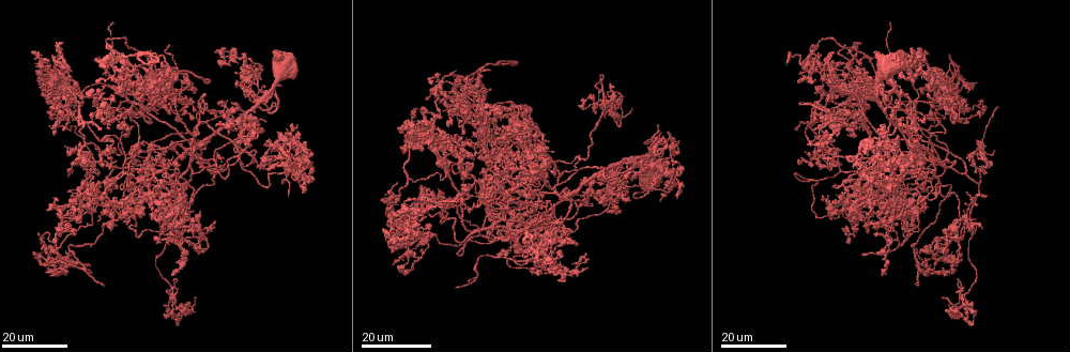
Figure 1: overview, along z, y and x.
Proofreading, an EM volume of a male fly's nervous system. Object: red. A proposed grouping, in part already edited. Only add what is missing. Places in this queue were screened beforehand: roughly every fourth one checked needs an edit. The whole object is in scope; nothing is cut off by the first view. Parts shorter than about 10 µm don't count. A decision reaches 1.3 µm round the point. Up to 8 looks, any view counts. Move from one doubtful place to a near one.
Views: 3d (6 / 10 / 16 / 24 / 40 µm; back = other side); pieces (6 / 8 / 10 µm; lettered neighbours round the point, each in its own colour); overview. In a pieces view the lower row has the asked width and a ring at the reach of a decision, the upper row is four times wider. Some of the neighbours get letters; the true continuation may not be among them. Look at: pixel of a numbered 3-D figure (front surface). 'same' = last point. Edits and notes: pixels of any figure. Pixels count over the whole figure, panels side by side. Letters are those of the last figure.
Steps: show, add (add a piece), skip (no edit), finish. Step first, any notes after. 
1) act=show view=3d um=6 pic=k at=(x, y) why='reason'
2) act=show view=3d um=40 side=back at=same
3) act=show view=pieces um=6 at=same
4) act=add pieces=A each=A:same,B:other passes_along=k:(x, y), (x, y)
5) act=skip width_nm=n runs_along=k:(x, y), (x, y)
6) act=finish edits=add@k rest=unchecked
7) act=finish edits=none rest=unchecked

act=show view=3d um=24 pic=1 at=(457, 286) why='branch stops here'

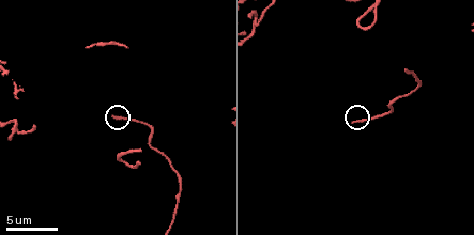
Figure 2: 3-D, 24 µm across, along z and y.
act=show view=3d um=6 pic=2 at=(112, 118)

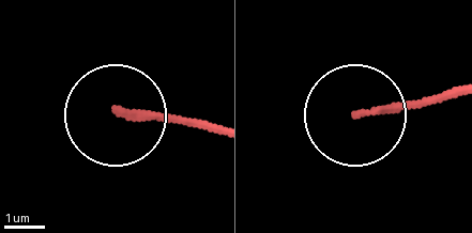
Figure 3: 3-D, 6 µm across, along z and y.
act=show view=pieces um=10 pic=3 at=(119, 114)

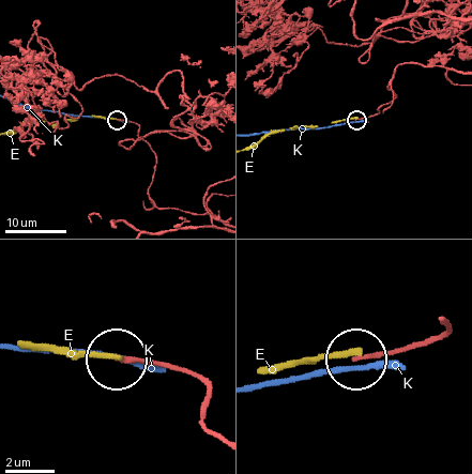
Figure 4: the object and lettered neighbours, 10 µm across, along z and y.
act=skip each=E:other,K:other runs_along=4:(215, 438), (203, 419), (203, 383), (160, 364), (119, 358) found='none of them fits'

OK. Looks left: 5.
act=show view=3d um=24 pic=1 at=(115, 23) why='free end'

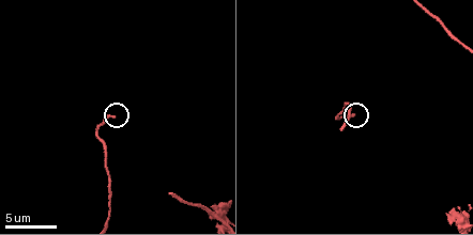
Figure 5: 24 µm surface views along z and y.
act=show view=pieces um=6 pic=5 at=(352, 113) why='what lies round it'

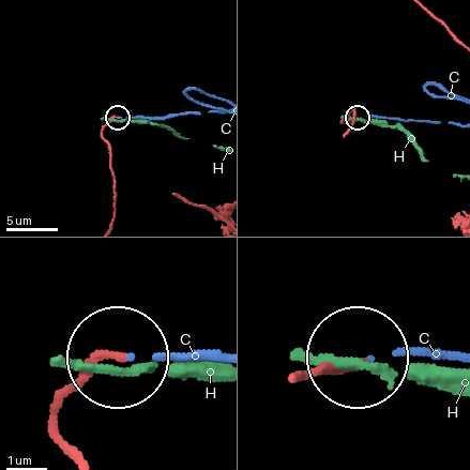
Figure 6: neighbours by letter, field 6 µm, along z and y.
act=add pieces=C each=C:same,H:other found='the cell continues'

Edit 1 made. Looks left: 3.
act=show view=overview why='redraw'

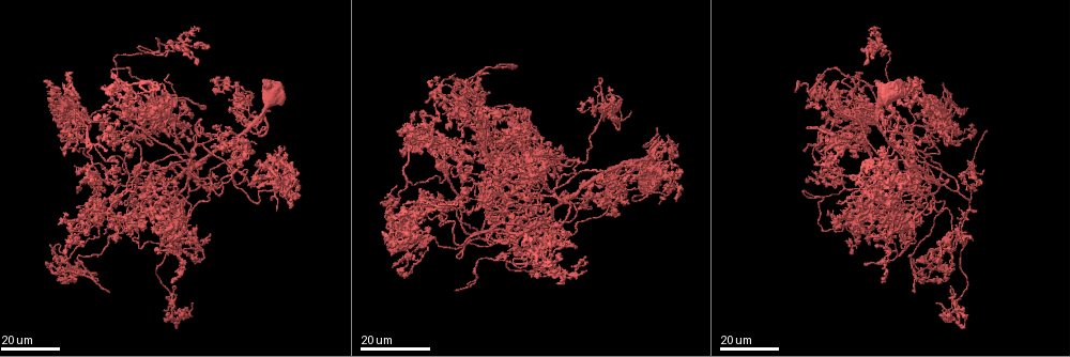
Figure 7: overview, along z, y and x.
act=show view=3d um=24 pic=7 at=(868, 36) why='an open end'

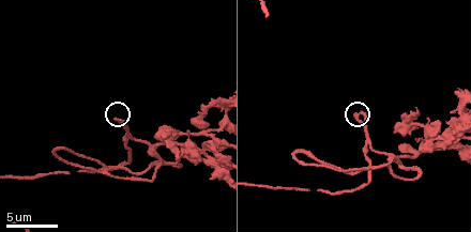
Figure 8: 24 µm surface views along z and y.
act=show view=pieces um=8 pic=8 at=(356, 113)

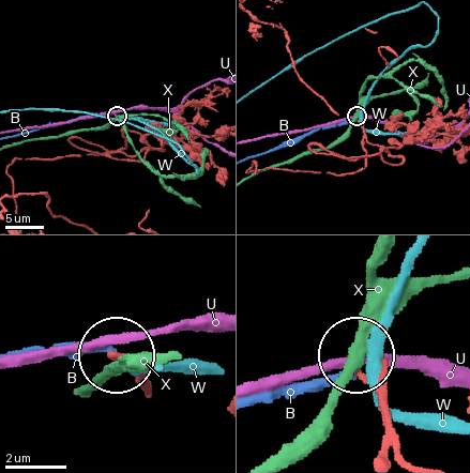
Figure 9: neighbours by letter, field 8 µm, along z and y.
act=skip each=B:other,U:other,W:other,X:other runs_along=9:(298, 171), (342, 176), (360, 169), (364, 130), (357, 117) found='none of them fits'

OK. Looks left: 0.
act=finish edits=add@6 rest=unchecked

